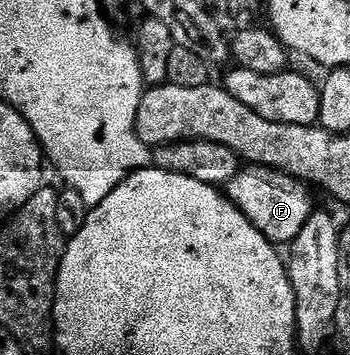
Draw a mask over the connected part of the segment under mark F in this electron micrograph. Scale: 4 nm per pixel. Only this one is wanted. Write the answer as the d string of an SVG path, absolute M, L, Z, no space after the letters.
M258 166L240 167L239 173L225 185L227 199L245 214L245 218L249 218L249 222L253 222L270 244L276 246L290 245L311 217L311 192L308 185L289 174Z

